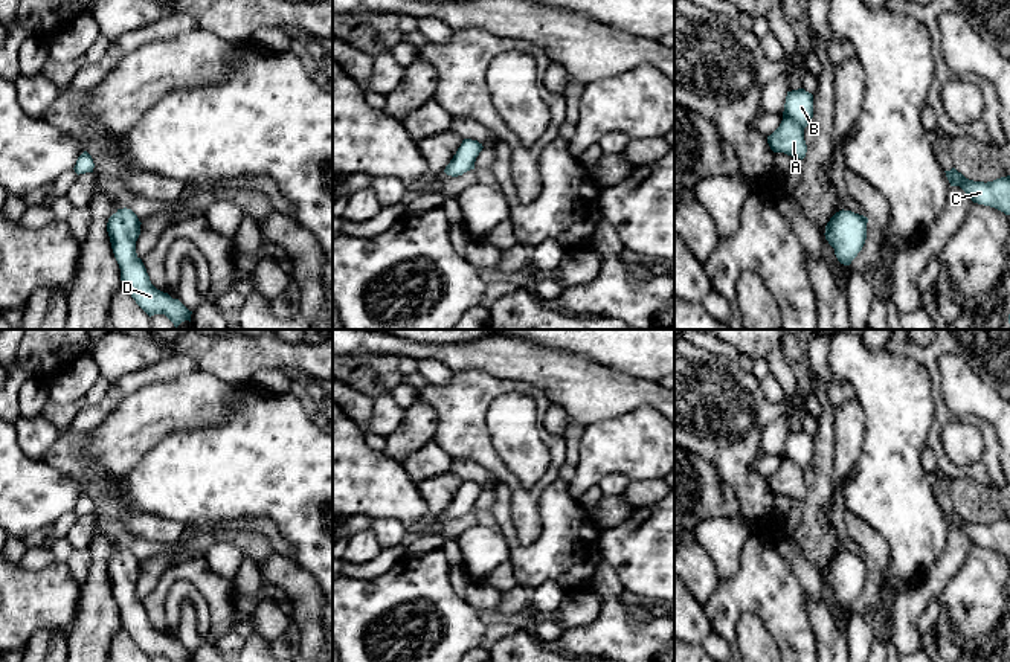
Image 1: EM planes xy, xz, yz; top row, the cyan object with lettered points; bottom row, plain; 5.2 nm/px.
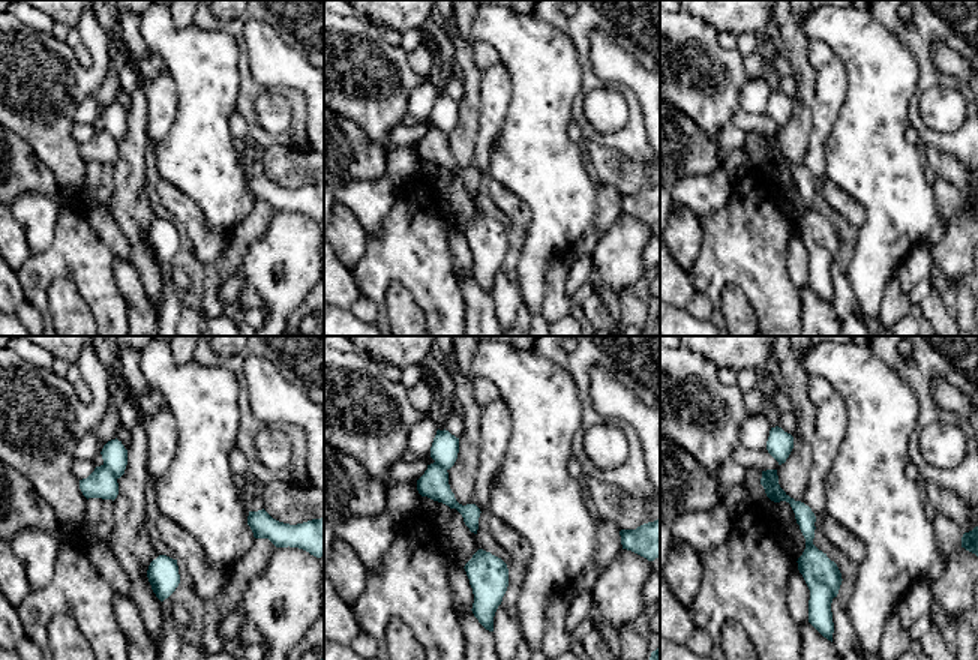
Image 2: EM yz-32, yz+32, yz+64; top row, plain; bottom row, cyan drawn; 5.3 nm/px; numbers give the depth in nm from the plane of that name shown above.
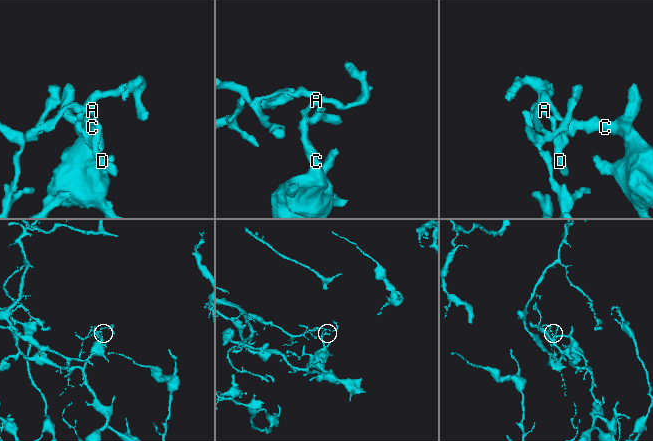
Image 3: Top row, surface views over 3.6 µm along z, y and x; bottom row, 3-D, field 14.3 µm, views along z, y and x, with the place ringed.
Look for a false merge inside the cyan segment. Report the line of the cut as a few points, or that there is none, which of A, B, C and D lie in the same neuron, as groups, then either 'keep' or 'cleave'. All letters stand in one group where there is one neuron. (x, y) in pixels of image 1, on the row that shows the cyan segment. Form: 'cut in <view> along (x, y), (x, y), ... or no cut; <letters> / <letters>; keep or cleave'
cut in xz along (472, 141), (459, 153), (463, 171); A / B C D; cleave

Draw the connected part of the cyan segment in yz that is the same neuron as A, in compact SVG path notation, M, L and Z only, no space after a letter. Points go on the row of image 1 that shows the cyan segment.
M783 116L780 127L767 136L767 143L774 153L784 153L801 160L807 153L803 127L787 116Z

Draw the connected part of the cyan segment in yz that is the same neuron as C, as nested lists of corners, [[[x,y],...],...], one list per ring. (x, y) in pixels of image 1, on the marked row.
[[[955,168],[944,171],[950,186],[960,186],[973,203],[995,207],[1010,215],[1010,175],[993,182],[973,182]]]

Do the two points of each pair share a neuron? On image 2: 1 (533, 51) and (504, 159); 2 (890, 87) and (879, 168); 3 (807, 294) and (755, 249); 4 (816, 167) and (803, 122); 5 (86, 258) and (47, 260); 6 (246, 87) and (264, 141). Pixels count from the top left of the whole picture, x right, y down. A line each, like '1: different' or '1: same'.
1: same
2: same
3: different
4: different
5: same
6: same

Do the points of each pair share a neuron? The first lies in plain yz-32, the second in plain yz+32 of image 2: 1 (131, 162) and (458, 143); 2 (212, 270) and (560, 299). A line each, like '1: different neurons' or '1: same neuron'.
1: same neuron
2: same neuron

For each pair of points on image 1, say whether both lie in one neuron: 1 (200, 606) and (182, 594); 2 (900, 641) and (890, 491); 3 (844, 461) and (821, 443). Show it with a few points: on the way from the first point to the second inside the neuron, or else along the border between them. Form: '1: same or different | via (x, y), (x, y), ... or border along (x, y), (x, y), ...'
1: same | via (197, 601), (186, 594)
2: different | border along (899, 594), (893, 606), (891, 630)
3: different | border along (832, 418), (835, 488)

